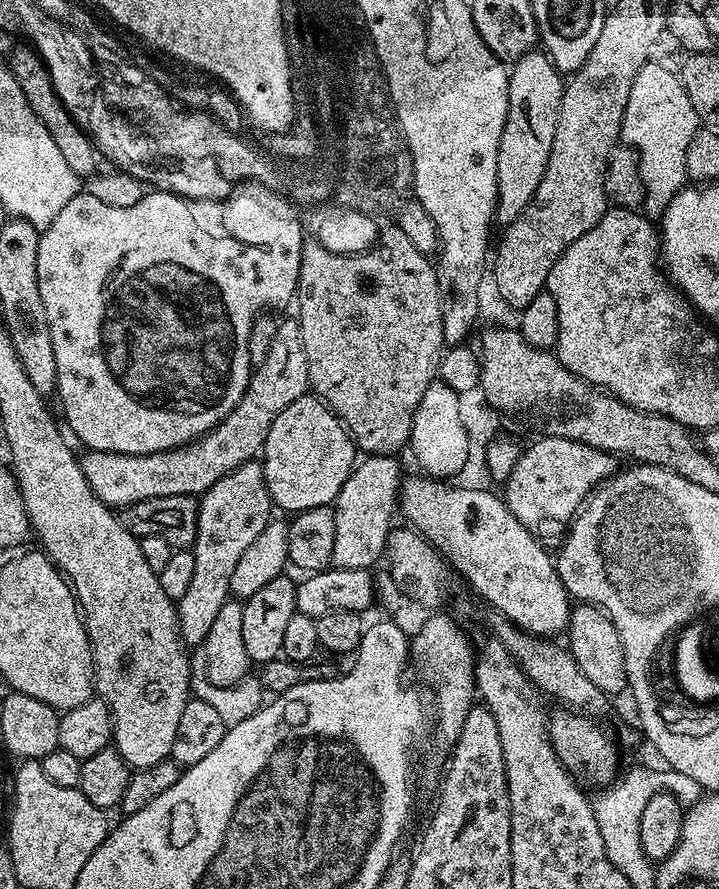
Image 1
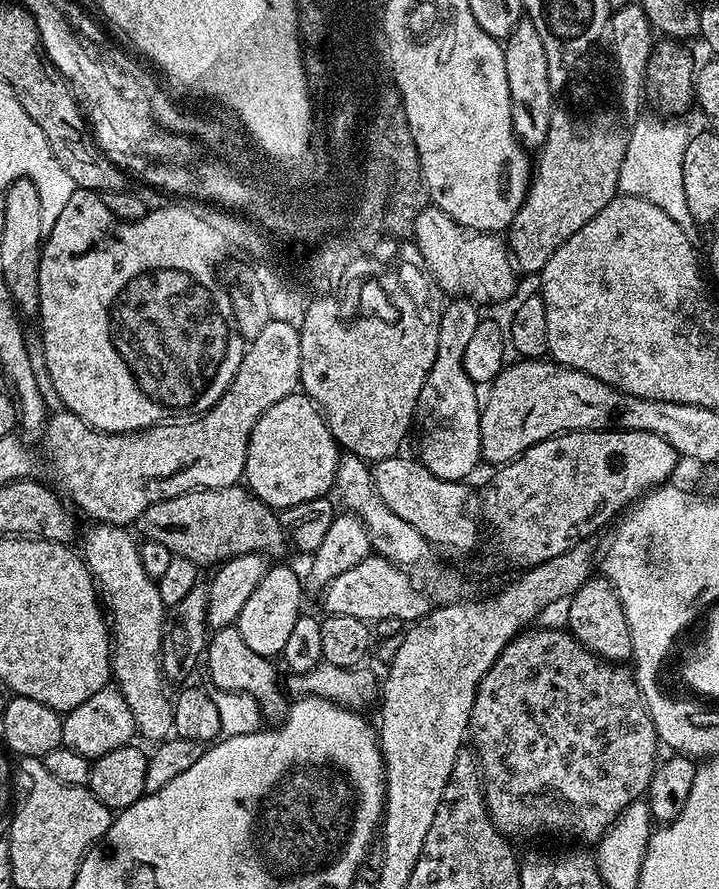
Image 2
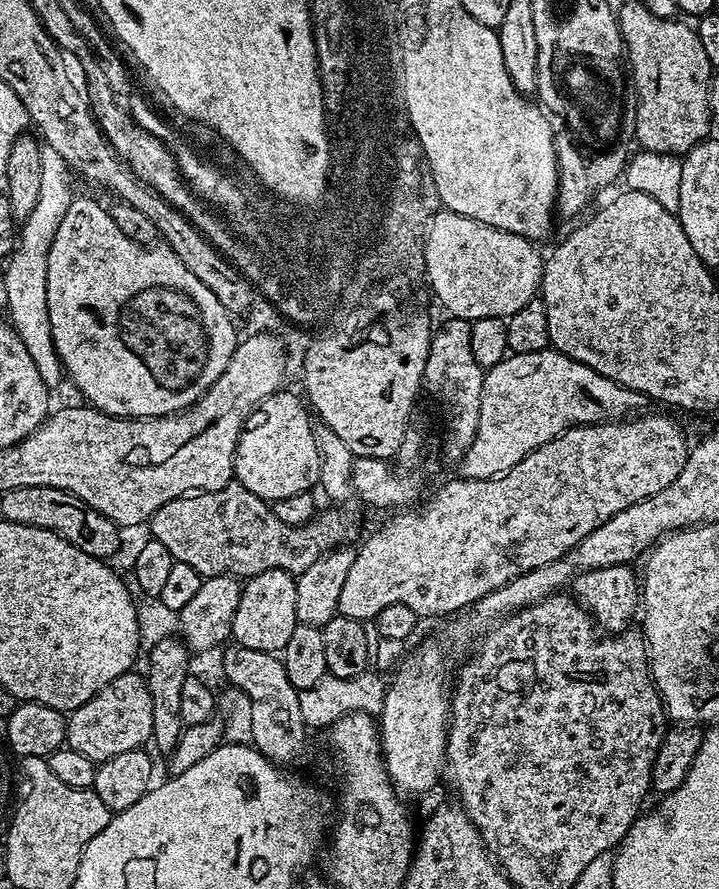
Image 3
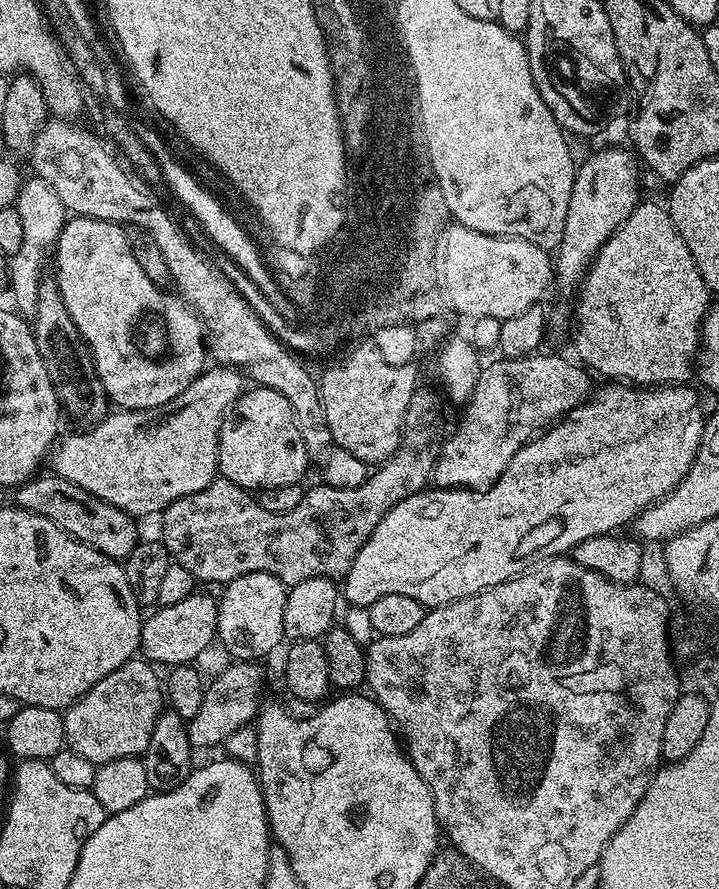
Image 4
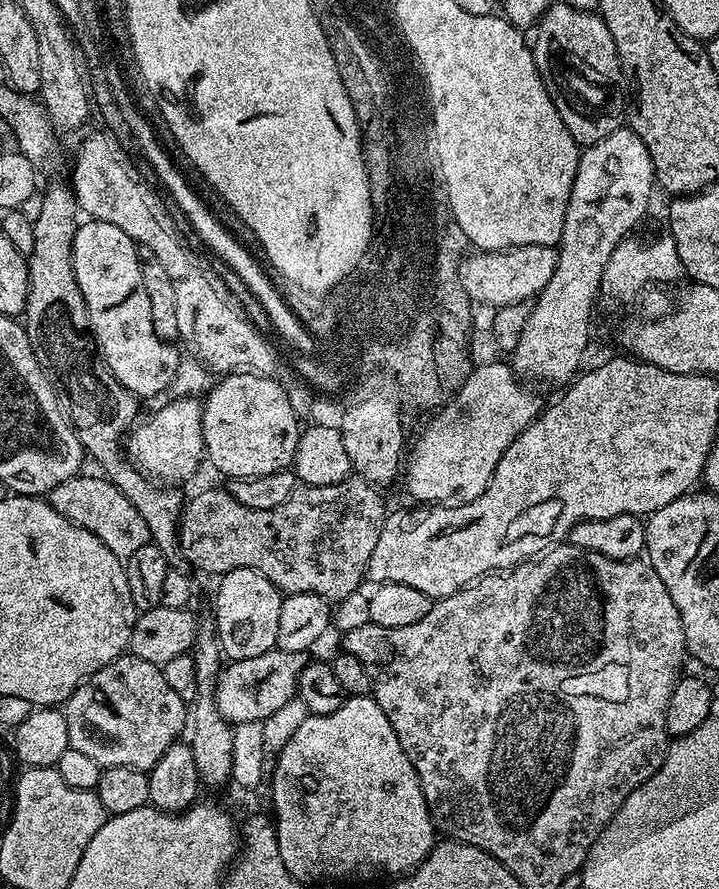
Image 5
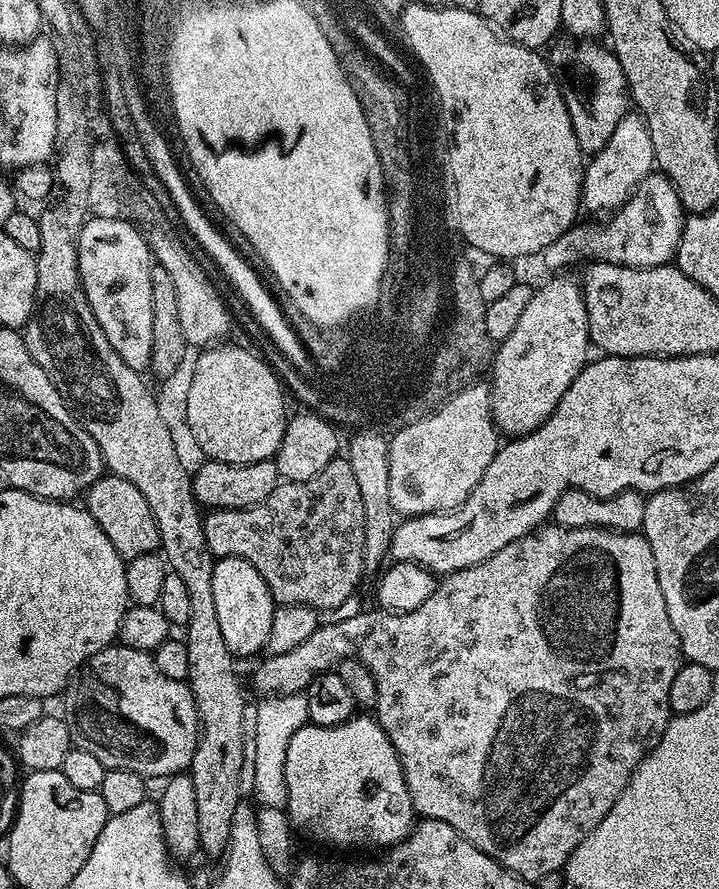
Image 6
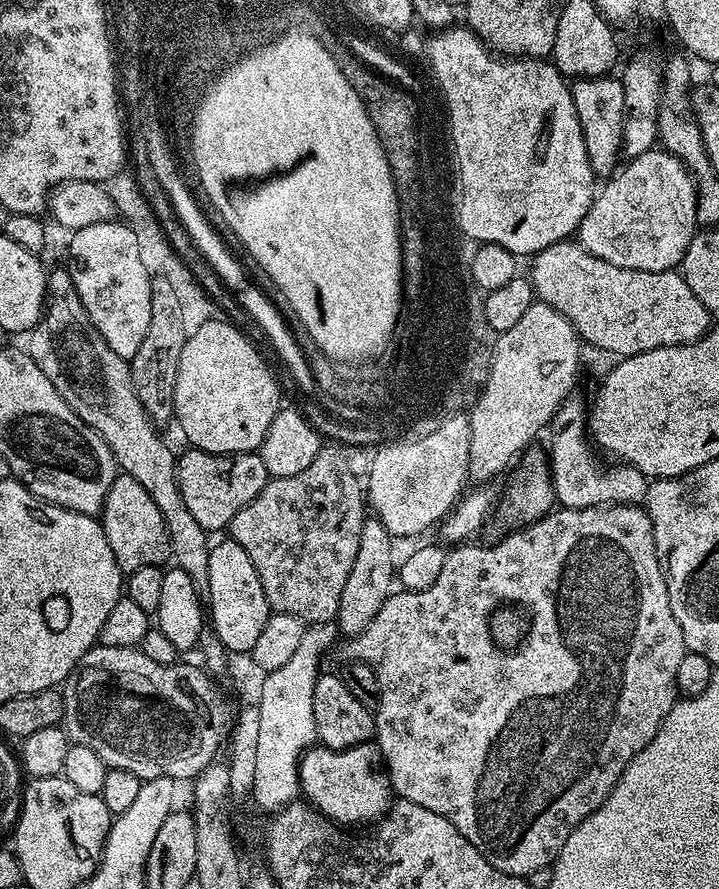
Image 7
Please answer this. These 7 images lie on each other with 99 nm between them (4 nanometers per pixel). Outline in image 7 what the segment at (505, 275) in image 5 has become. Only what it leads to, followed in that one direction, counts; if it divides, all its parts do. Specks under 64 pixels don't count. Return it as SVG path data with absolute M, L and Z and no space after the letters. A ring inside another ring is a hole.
M657 146L646 154L631 157L615 176L603 181L590 210L586 210L586 218L582 218L578 243L594 254L594 258L602 258L602 262L610 262L614 266L643 272L671 272L683 265L686 250L697 231L696 181L674 153Z

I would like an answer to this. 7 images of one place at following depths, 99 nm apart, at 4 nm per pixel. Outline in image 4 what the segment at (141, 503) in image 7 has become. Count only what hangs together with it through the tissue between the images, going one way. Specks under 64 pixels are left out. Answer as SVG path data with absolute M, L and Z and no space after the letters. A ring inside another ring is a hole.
M55 474L44 475L37 475L15 489L15 507L24 508L42 518L50 518L50 522L69 532L75 540L106 554L111 560L127 560L134 546L142 539L134 517L118 510L118 506L112 506L110 502L102 502L102 498L82 490L82 486L74 486L74 482L66 478Z

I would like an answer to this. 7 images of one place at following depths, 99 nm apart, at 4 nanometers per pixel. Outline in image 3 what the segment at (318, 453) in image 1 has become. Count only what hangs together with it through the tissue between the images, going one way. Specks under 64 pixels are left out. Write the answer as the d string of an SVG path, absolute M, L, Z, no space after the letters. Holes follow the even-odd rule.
M288 391L275 392L249 414L234 454L235 483L246 486L250 494L258 494L258 498L269 502L312 492L320 483L320 455L314 438L313 417L305 401Z

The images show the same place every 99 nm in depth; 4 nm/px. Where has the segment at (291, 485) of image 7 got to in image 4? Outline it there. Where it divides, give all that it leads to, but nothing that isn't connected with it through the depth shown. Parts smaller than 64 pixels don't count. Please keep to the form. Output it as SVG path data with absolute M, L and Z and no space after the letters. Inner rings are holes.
M431 386L426 396L418 387L414 390L410 406L404 415L404 430L400 434L400 444L396 448L395 456L379 465L378 470L373 471L368 479L362 482L362 486L335 488L320 482L317 483L317 488L309 487L305 491L302 502L298 502L294 510L286 514L274 514L270 510L262 510L259 499L249 489L217 478L210 482L210 486L194 494L186 494L186 498L178 498L164 509L159 517L159 539L164 541L173 561L186 566L186 570L194 574L197 582L204 583L205 580L208 584L223 586L234 578L242 578L242 574L255 572L274 574L274 578L278 578L286 586L319 576L327 580L343 581L350 566L354 566L354 558L358 558L358 550L366 546L370 534L374 534L374 526L382 522L384 515L394 506L398 506L398 502L429 487L436 460L440 457L446 439L443 403L445 404L445 401L435 387Z

